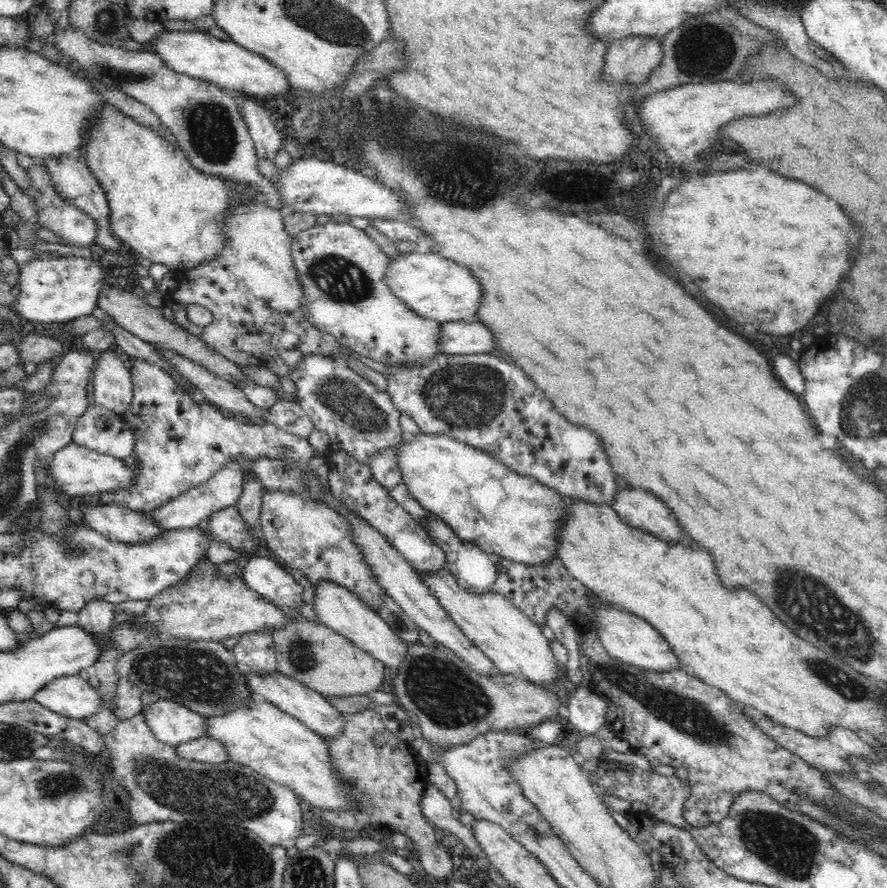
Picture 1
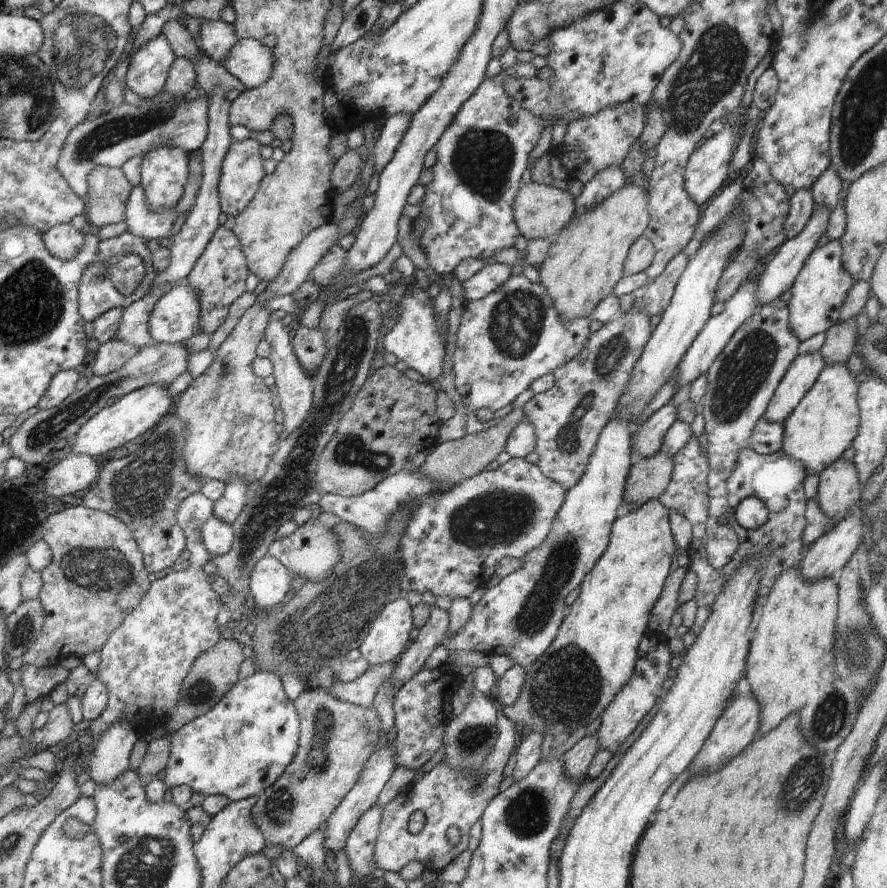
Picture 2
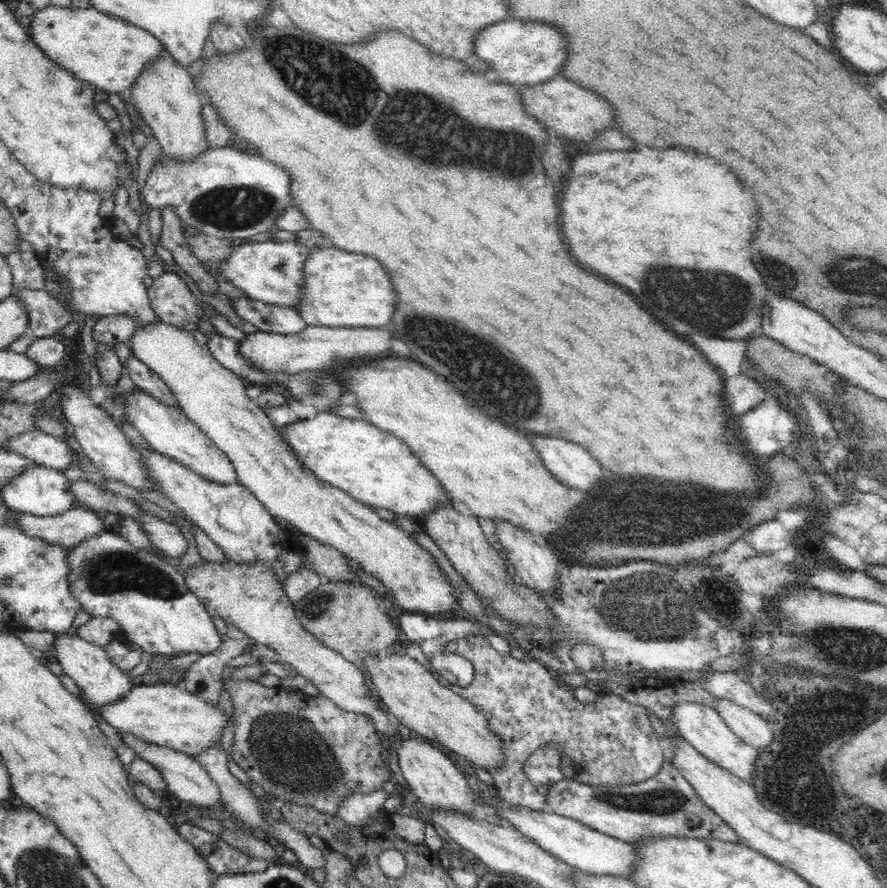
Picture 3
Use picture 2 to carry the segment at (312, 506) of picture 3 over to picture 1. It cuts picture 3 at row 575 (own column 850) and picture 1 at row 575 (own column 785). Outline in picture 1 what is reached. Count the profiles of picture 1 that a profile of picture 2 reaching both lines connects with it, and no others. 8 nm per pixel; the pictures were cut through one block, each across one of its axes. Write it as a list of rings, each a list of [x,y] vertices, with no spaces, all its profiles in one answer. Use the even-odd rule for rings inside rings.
[[[447,569],[440,572],[418,572],[434,592],[442,607],[462,630],[462,633],[493,661],[501,674],[511,674],[541,686],[554,686],[554,680],[564,671],[554,657],[550,640],[524,612],[498,593],[476,595],[460,587],[455,576]]]

